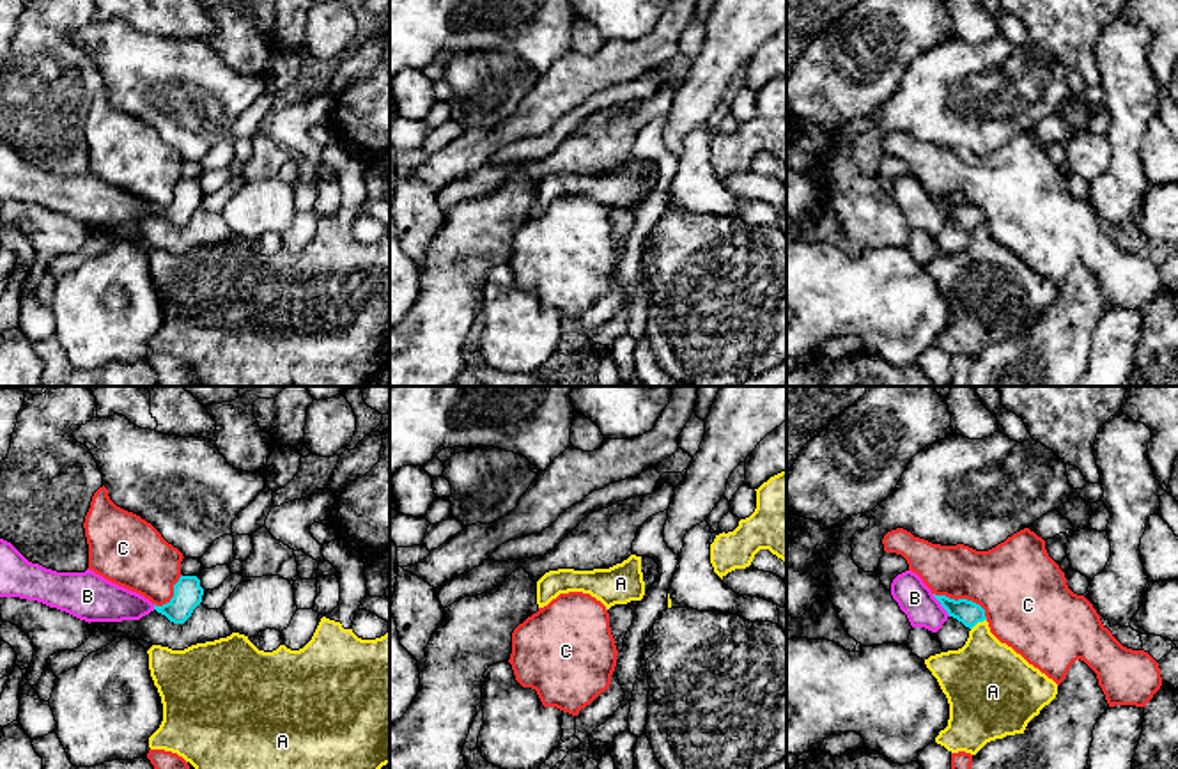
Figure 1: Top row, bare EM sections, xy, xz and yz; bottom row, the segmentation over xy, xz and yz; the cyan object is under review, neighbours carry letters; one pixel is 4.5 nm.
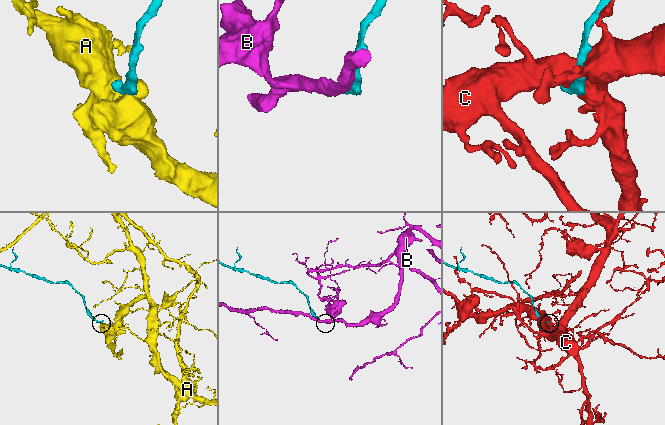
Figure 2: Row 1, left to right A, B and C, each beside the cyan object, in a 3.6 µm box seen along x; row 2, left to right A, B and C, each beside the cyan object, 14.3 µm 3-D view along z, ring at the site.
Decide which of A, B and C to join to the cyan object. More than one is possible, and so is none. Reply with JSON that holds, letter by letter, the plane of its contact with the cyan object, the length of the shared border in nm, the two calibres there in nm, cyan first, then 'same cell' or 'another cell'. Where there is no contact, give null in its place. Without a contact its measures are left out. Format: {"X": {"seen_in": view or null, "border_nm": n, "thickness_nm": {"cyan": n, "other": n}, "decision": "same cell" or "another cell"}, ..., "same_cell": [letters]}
{"A": {"seen_in": "yz", "border_nm": 90, "thickness_nm": {"cyan": 110, "other": 320}, "decision": "another cell"}, "B": {"seen_in": "yz", "border_nm": 130, "thickness_nm": {"cyan": 110, "other": 160}, "decision": "another cell"}, "C": {"seen_in": "yz", "border_nm": 280, "thickness_nm": {"cyan": 110, "other": 380}, "decision": "another cell"}, "same_cell": []}

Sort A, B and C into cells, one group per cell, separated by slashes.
A / B / C

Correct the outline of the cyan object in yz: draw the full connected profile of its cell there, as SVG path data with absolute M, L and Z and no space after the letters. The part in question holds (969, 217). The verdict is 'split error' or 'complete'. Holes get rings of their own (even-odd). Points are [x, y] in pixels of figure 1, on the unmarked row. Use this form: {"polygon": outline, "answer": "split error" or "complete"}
{"polygon": "M935 198L934 200L941 206L941 209L948 214L949 220L962 225L965 230L973 232L978 225L987 223L985 213L967 202L949 202L946 198Z", "answer": "complete"}

